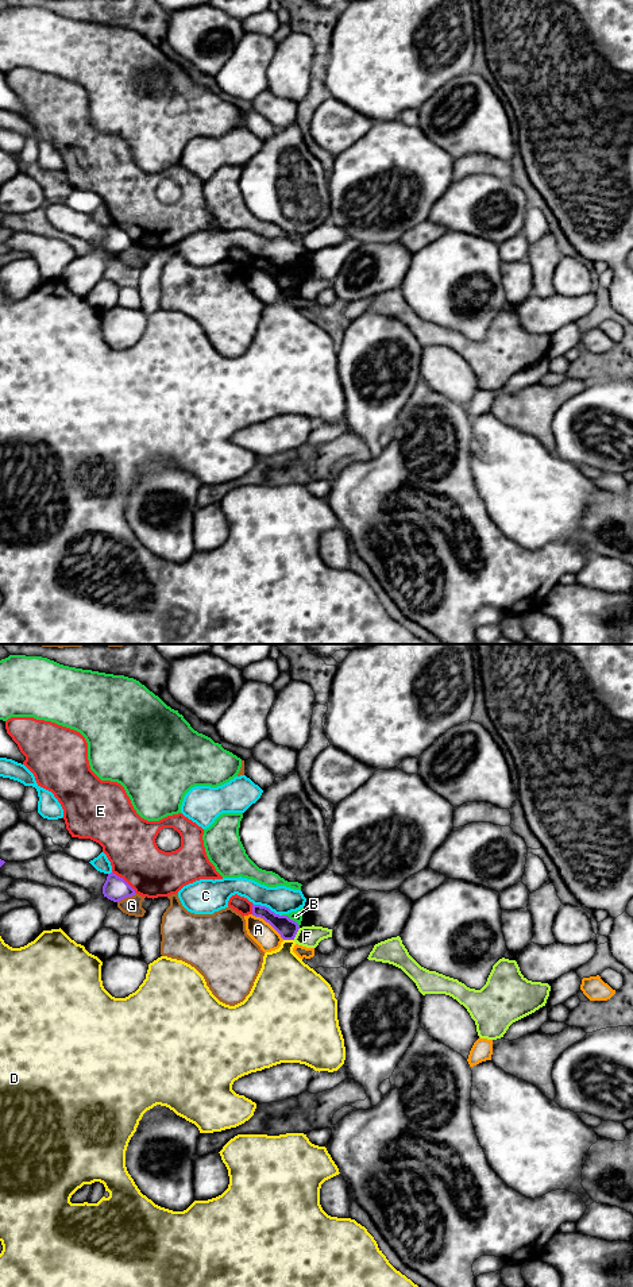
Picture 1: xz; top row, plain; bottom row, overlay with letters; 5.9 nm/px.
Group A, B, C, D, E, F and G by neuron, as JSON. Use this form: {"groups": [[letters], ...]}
{"groups": [["A"], ["B"], ["C"], ["D"], ["E"], ["F"], ["G"]]}

